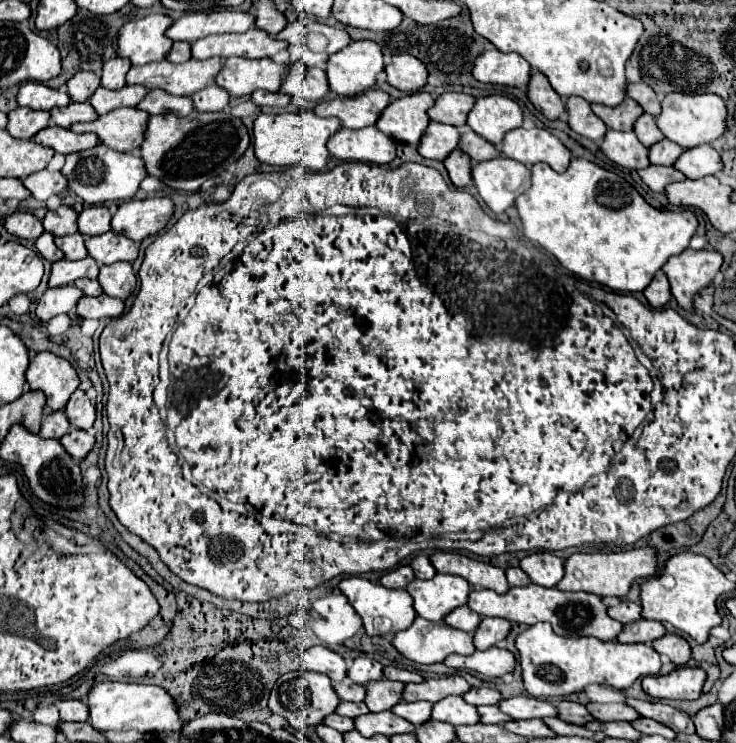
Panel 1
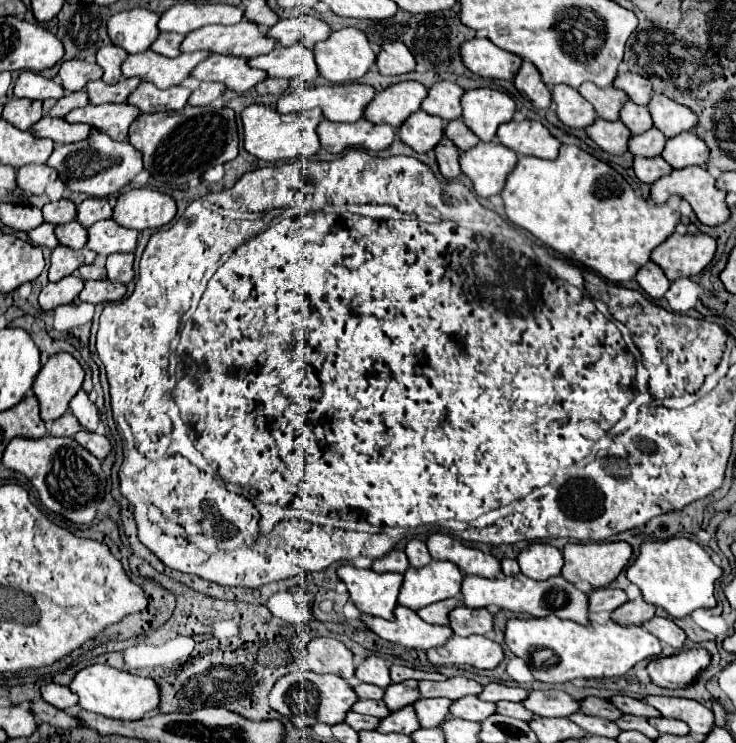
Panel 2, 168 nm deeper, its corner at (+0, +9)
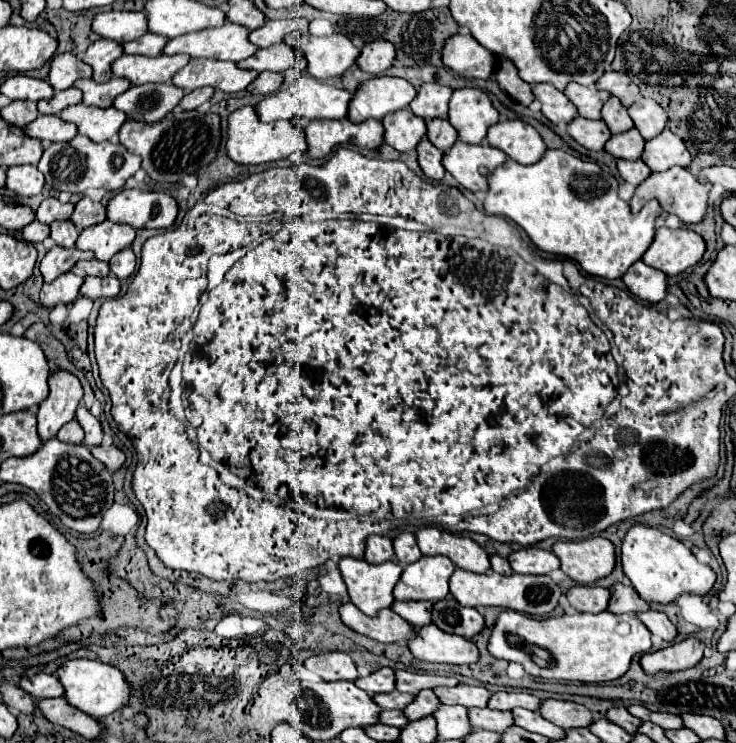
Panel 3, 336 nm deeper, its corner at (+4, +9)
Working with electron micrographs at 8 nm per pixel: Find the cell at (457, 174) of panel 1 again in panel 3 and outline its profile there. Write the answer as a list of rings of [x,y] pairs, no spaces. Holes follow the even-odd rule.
[[[423,138],[423,142],[419,142],[417,146],[417,154],[419,154],[419,166],[425,172],[425,176],[431,180],[443,180],[445,176],[443,152],[435,148],[427,138]]]

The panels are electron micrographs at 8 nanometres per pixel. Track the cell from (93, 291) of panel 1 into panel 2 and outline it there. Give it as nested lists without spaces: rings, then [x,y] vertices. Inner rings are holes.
[[[97,256],[93,264],[85,264],[77,270],[77,274],[83,278],[83,280],[103,280],[107,278],[107,270],[105,270],[105,258],[103,256]]]

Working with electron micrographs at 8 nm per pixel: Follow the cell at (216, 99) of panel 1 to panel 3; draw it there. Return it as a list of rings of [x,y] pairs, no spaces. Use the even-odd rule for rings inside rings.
[[[203,86],[203,88],[199,88],[199,90],[191,90],[191,92],[187,92],[187,94],[183,96],[181,108],[183,108],[183,110],[195,110],[195,108],[201,106],[203,102],[211,100],[213,92],[215,92],[215,90],[213,90],[211,86]]]

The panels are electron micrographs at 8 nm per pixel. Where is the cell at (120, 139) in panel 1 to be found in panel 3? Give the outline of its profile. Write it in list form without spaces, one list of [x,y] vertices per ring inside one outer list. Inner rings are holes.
[[[85,104],[69,106],[59,116],[65,122],[77,124],[79,134],[89,136],[93,142],[103,142],[103,140],[115,138],[121,124],[127,120],[127,116],[113,106],[95,108],[95,106],[85,106]]]

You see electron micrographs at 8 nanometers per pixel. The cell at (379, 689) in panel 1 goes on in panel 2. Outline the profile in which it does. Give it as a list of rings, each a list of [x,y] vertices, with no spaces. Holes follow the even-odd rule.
[[[407,680],[407,684],[391,684],[391,688],[385,688],[385,690],[387,690],[387,696],[383,700],[391,708],[391,712],[411,706],[421,698],[417,680]]]

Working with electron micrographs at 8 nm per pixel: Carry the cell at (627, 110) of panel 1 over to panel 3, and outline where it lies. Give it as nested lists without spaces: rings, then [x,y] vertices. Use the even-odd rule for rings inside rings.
[[[575,82],[567,84],[565,96],[577,106],[579,116],[589,120],[601,120],[601,108],[611,98],[609,92],[601,92],[595,86],[579,86]]]

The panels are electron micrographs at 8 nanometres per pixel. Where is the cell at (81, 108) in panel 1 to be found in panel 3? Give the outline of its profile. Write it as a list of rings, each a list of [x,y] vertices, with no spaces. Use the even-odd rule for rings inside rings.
[[[77,88],[55,92],[51,100],[39,100],[39,114],[59,114],[63,108],[79,102],[81,102],[81,92]]]

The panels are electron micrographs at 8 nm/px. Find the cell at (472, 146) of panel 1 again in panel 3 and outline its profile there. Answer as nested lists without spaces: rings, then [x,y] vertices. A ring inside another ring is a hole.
[[[435,118],[427,122],[427,138],[441,150],[447,152],[447,148],[451,148],[459,136],[455,132],[455,128],[449,124],[449,120],[445,118]]]

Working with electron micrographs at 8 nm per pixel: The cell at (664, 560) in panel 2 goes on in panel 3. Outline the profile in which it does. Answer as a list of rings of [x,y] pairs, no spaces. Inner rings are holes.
[[[647,526],[629,528],[629,532],[623,538],[621,564],[625,576],[631,580],[633,588],[645,602],[671,604],[681,594],[705,596],[711,592],[715,584],[715,572],[707,564],[701,564],[681,540],[657,528],[647,528]]]

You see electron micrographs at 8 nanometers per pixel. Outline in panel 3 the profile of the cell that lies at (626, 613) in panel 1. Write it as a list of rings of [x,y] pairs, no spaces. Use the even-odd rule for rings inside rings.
[[[573,586],[567,592],[567,600],[577,612],[591,612],[591,614],[605,612],[609,598],[611,592],[599,586]]]

